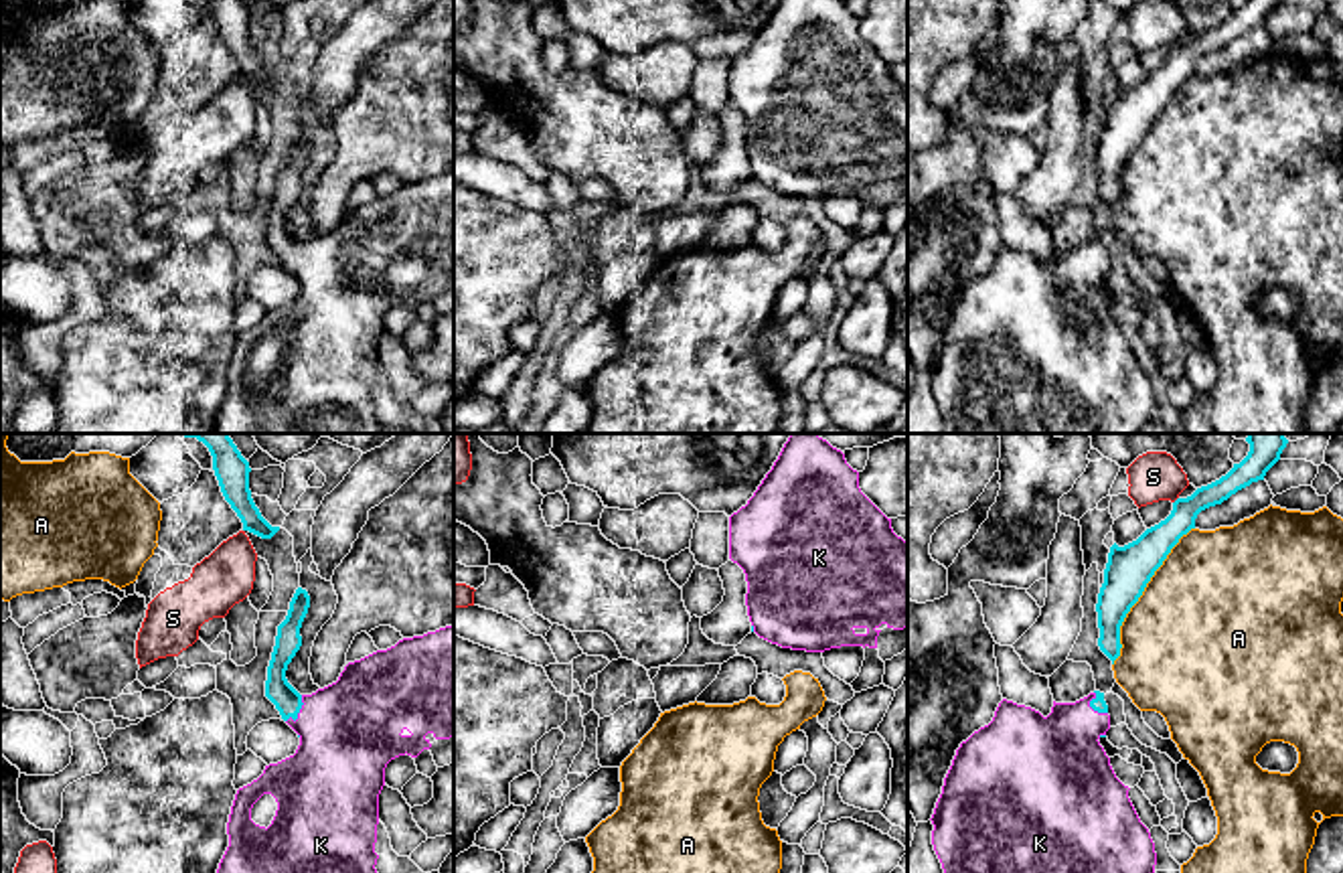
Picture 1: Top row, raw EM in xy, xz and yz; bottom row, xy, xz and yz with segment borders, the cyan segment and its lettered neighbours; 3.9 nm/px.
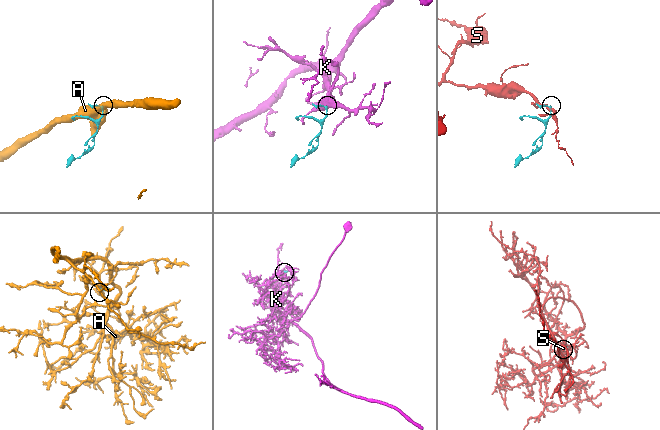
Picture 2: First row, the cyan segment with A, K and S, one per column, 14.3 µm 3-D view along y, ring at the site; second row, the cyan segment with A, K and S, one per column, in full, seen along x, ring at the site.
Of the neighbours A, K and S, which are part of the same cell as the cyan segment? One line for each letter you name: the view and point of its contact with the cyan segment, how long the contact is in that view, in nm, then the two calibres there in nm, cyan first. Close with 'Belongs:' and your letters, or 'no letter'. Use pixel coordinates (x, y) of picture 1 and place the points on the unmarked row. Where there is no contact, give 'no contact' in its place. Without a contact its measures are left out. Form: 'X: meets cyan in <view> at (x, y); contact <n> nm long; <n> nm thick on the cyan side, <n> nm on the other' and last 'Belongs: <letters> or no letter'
K: meets cyan in xy at (298, 258); contact 130 nm long; 110 nm thick on the cyan side, 400 nm on the other
Belongs: K

